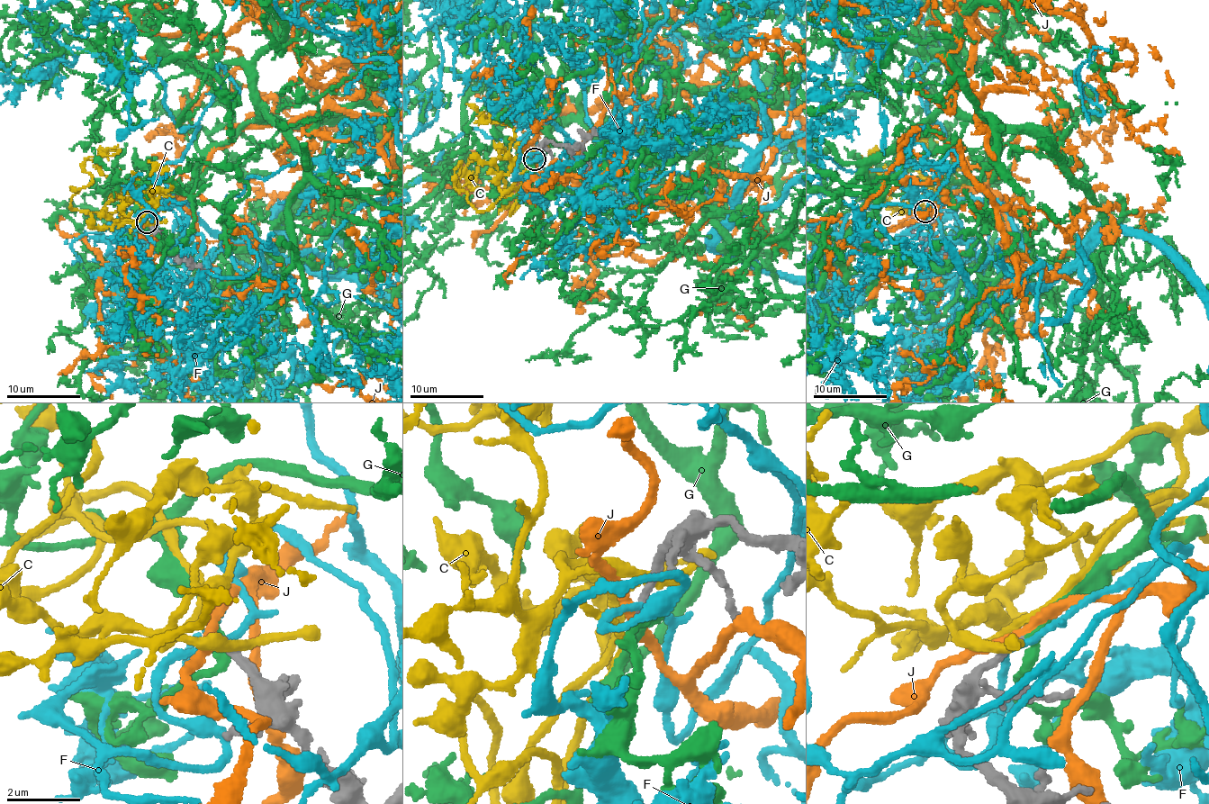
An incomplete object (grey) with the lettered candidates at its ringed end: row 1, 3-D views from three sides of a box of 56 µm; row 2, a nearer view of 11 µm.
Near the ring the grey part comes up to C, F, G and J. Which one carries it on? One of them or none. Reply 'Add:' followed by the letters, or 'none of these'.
Add: G

